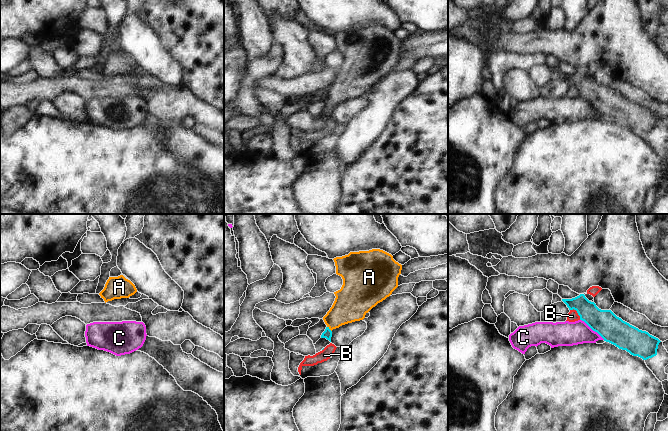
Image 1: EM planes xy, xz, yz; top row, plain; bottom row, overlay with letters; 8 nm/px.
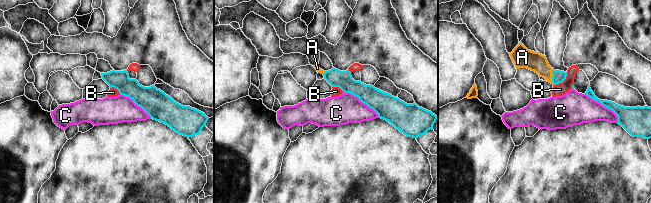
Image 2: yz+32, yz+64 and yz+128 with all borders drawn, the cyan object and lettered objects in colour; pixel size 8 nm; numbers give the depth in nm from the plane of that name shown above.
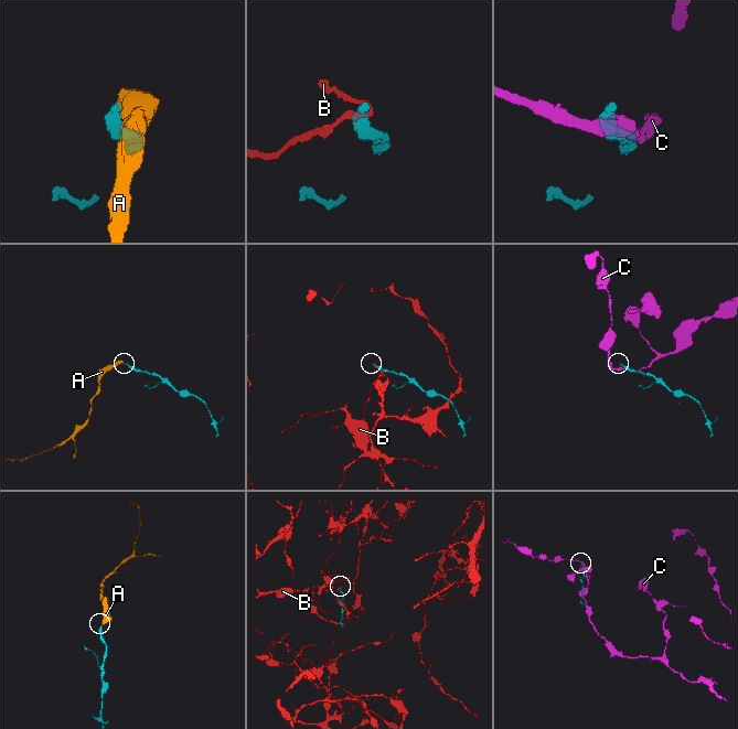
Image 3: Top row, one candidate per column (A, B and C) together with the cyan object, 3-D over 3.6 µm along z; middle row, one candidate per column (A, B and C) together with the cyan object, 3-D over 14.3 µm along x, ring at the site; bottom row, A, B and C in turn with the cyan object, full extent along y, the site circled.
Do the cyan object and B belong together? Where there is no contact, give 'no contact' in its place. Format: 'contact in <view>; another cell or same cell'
contact in yz; another cell

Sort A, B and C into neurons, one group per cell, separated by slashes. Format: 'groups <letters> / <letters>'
groups A / B / C

